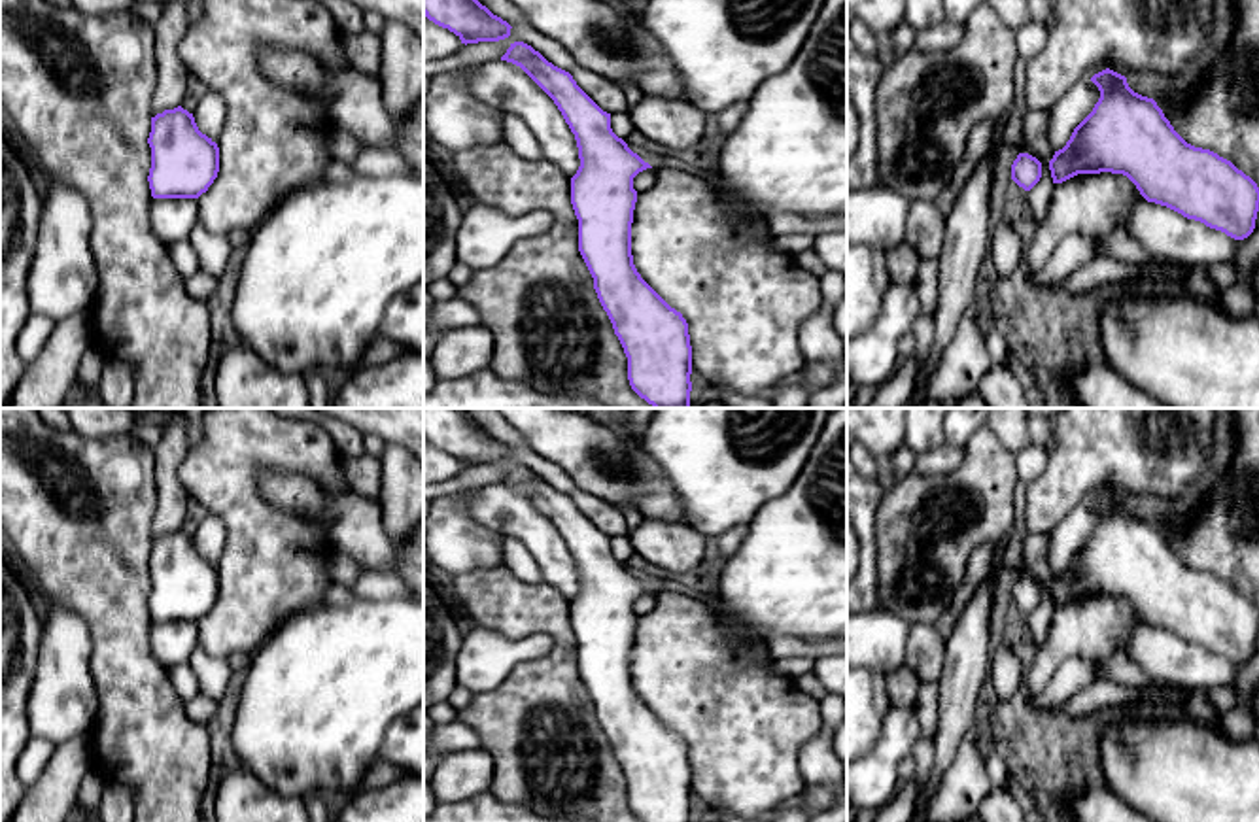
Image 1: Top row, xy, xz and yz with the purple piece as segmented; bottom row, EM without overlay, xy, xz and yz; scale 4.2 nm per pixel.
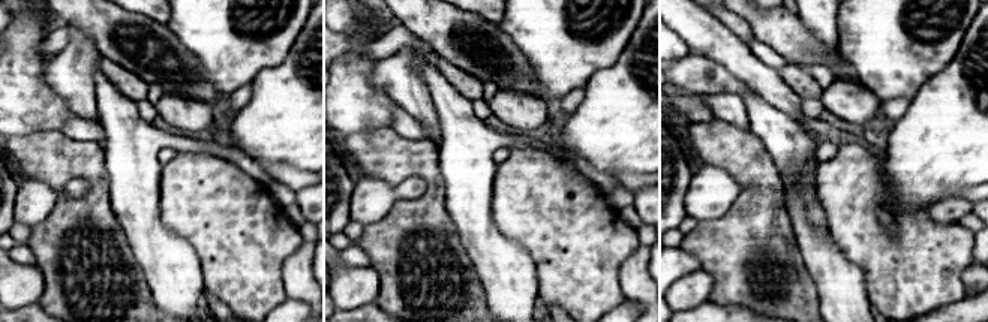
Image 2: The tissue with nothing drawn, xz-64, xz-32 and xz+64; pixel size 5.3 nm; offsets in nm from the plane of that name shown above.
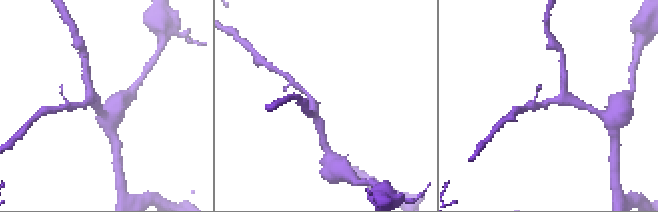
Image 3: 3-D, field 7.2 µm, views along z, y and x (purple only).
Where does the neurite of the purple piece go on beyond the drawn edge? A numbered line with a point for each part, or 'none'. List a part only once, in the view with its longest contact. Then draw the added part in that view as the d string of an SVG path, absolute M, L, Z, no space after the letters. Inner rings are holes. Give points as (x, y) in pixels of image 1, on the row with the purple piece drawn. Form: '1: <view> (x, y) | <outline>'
none

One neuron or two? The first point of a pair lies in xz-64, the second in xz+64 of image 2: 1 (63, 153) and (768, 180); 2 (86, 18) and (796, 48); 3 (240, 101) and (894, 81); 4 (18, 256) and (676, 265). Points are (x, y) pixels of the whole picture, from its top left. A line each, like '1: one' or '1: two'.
1: one
2: one
3: two
4: one

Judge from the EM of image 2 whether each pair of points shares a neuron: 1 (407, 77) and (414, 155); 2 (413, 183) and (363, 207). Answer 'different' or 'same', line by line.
1: different
2: same

